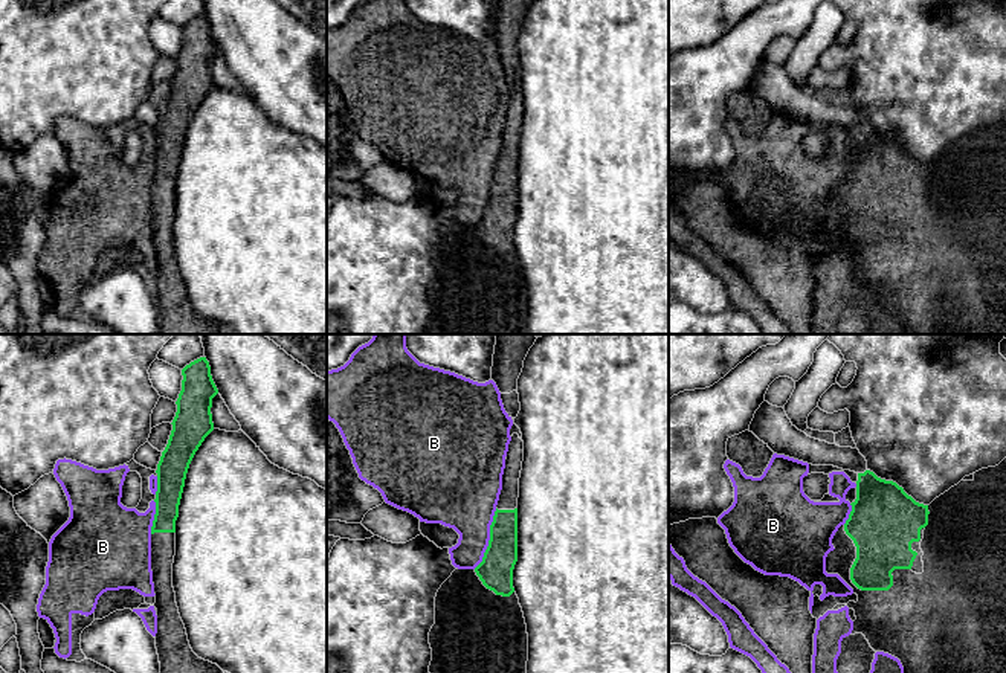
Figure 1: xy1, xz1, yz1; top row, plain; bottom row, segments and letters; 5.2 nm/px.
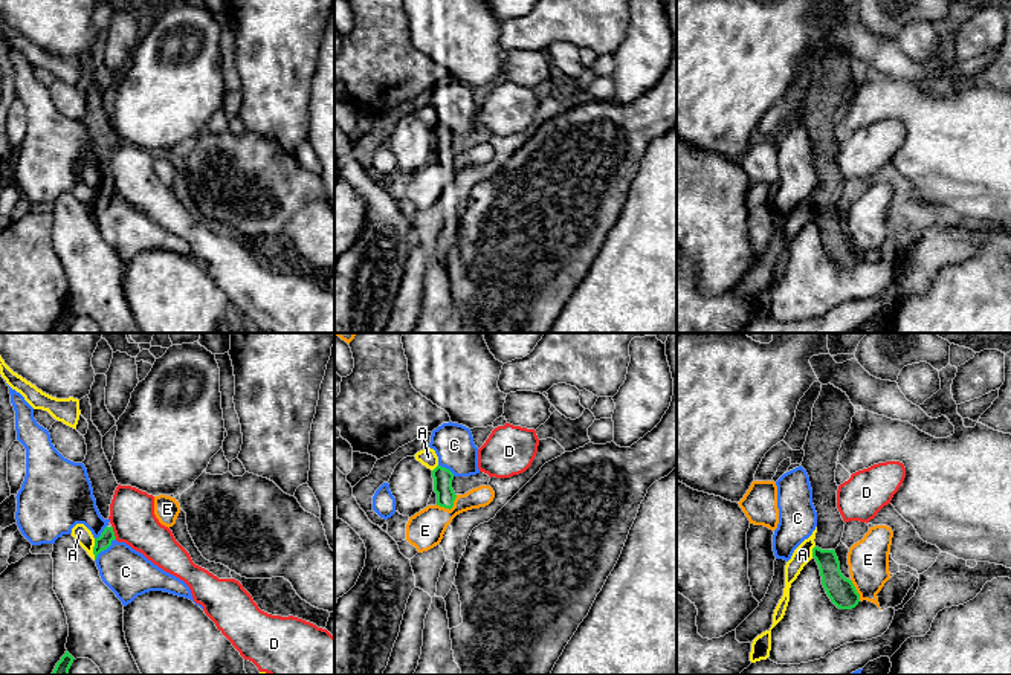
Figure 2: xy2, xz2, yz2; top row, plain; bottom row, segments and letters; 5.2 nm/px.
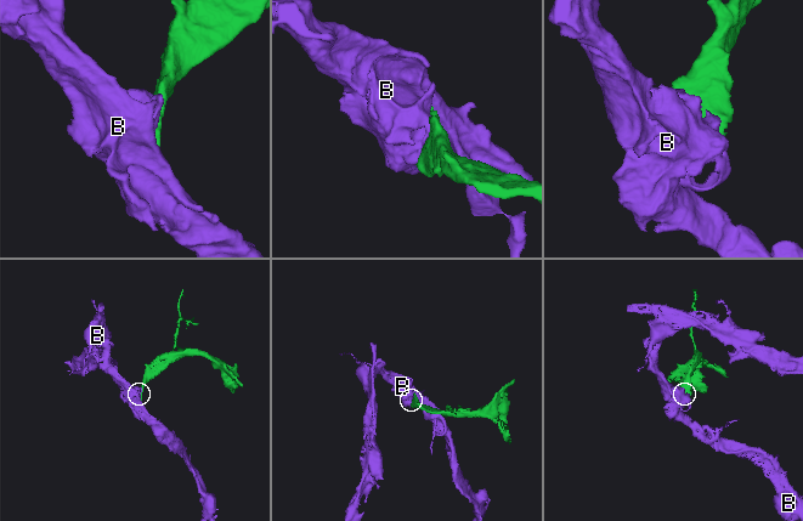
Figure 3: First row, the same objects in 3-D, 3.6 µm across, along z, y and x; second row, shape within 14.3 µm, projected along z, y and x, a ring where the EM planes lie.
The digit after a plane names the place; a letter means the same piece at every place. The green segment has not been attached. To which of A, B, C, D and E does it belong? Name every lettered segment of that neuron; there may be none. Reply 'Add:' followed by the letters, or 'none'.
Add: none

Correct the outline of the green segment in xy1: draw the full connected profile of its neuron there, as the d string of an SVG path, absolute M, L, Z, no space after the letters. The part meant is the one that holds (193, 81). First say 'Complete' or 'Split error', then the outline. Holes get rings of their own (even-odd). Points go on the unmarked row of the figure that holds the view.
Split error. M206 15L182 27L182 49L176 60L173 89L157 122L156 172L151 185L151 229L157 267L156 307L159 334L226 334L209 319L198 316L188 299L173 246L176 179L189 122L214 89L212 56L218 47Z

